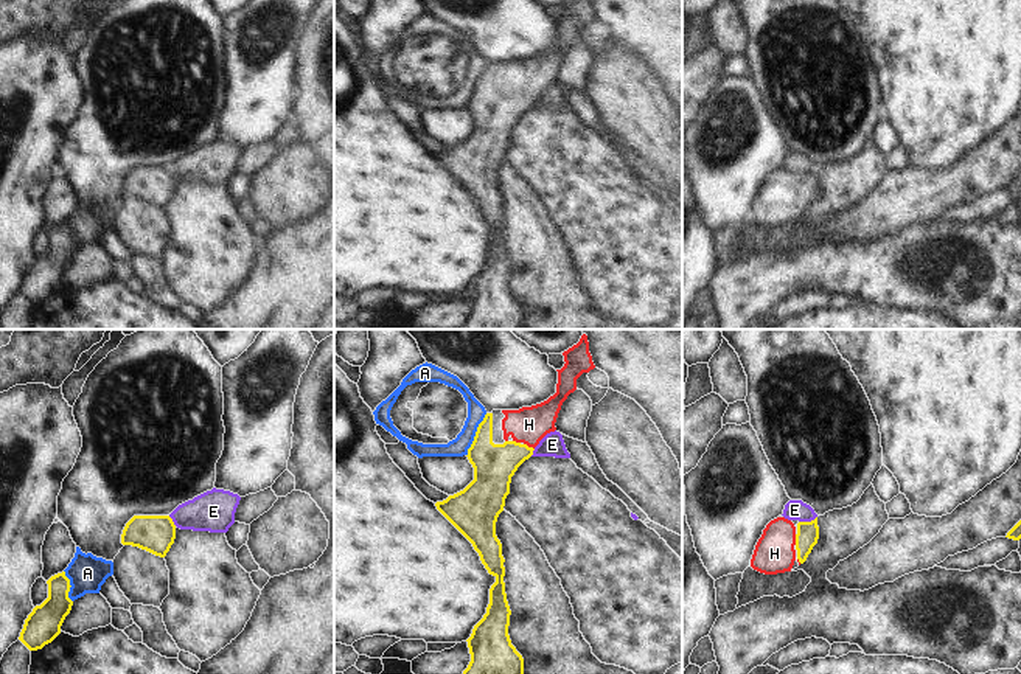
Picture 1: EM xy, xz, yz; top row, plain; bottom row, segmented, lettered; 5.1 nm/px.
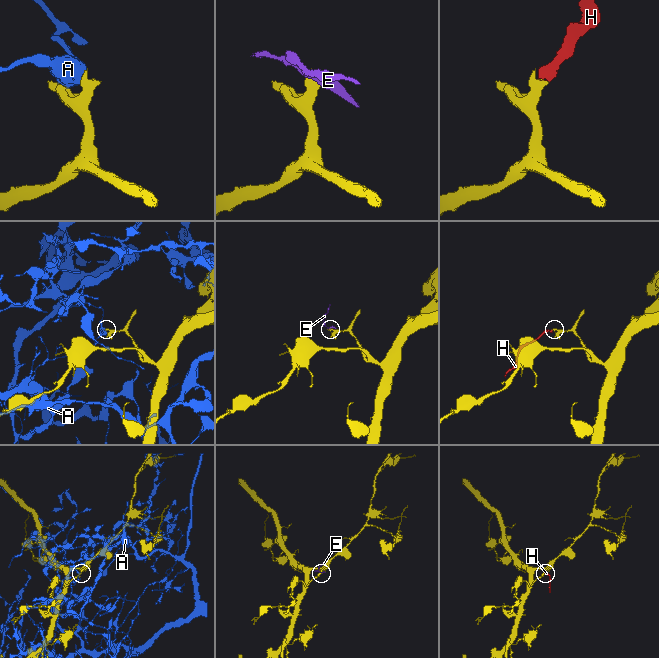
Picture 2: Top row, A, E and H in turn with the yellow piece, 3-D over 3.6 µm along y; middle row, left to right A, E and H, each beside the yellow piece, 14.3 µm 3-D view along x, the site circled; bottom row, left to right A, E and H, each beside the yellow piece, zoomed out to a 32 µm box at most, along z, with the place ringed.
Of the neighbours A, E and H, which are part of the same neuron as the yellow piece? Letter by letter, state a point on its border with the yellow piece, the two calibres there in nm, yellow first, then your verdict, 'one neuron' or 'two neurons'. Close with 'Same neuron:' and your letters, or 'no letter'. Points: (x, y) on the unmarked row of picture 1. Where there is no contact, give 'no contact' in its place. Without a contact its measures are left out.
A: contact xz (476, 87); calibres 220 and 100 nm; two neurons
E: contact yz (807, 174); calibres 120 and 110 nm; two neurons
H: contact xz (527, 98); calibres 220 and 190 nm; one neuron
Same neuron: H

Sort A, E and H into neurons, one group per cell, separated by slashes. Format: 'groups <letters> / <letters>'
groups A / E / H

